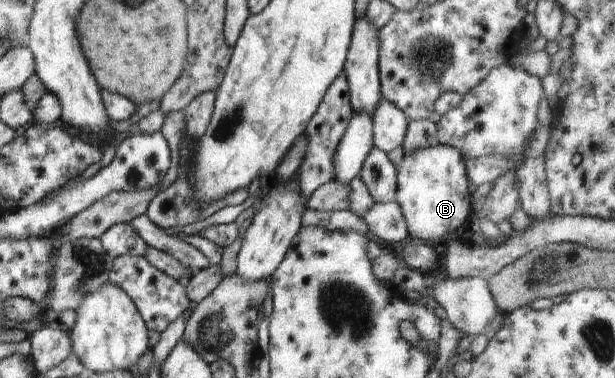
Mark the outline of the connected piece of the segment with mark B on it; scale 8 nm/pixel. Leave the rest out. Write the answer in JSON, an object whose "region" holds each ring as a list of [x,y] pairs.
{"region":[[[440,143],[431,146],[431,148],[419,148],[419,150],[404,156],[403,162],[396,168],[396,202],[401,208],[412,241],[416,238],[419,240],[441,240],[448,233],[463,226],[471,212],[475,211],[472,202],[476,201],[468,190],[469,180],[466,174],[465,159],[455,148]]]}

